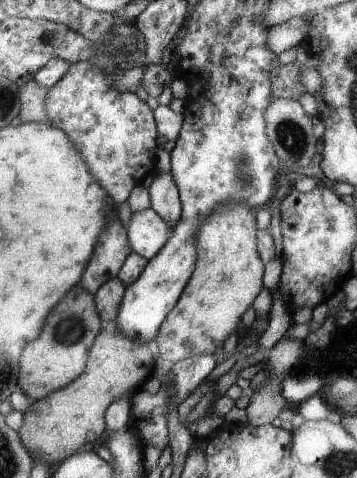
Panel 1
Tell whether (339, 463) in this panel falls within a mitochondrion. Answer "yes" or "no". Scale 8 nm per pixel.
yes

